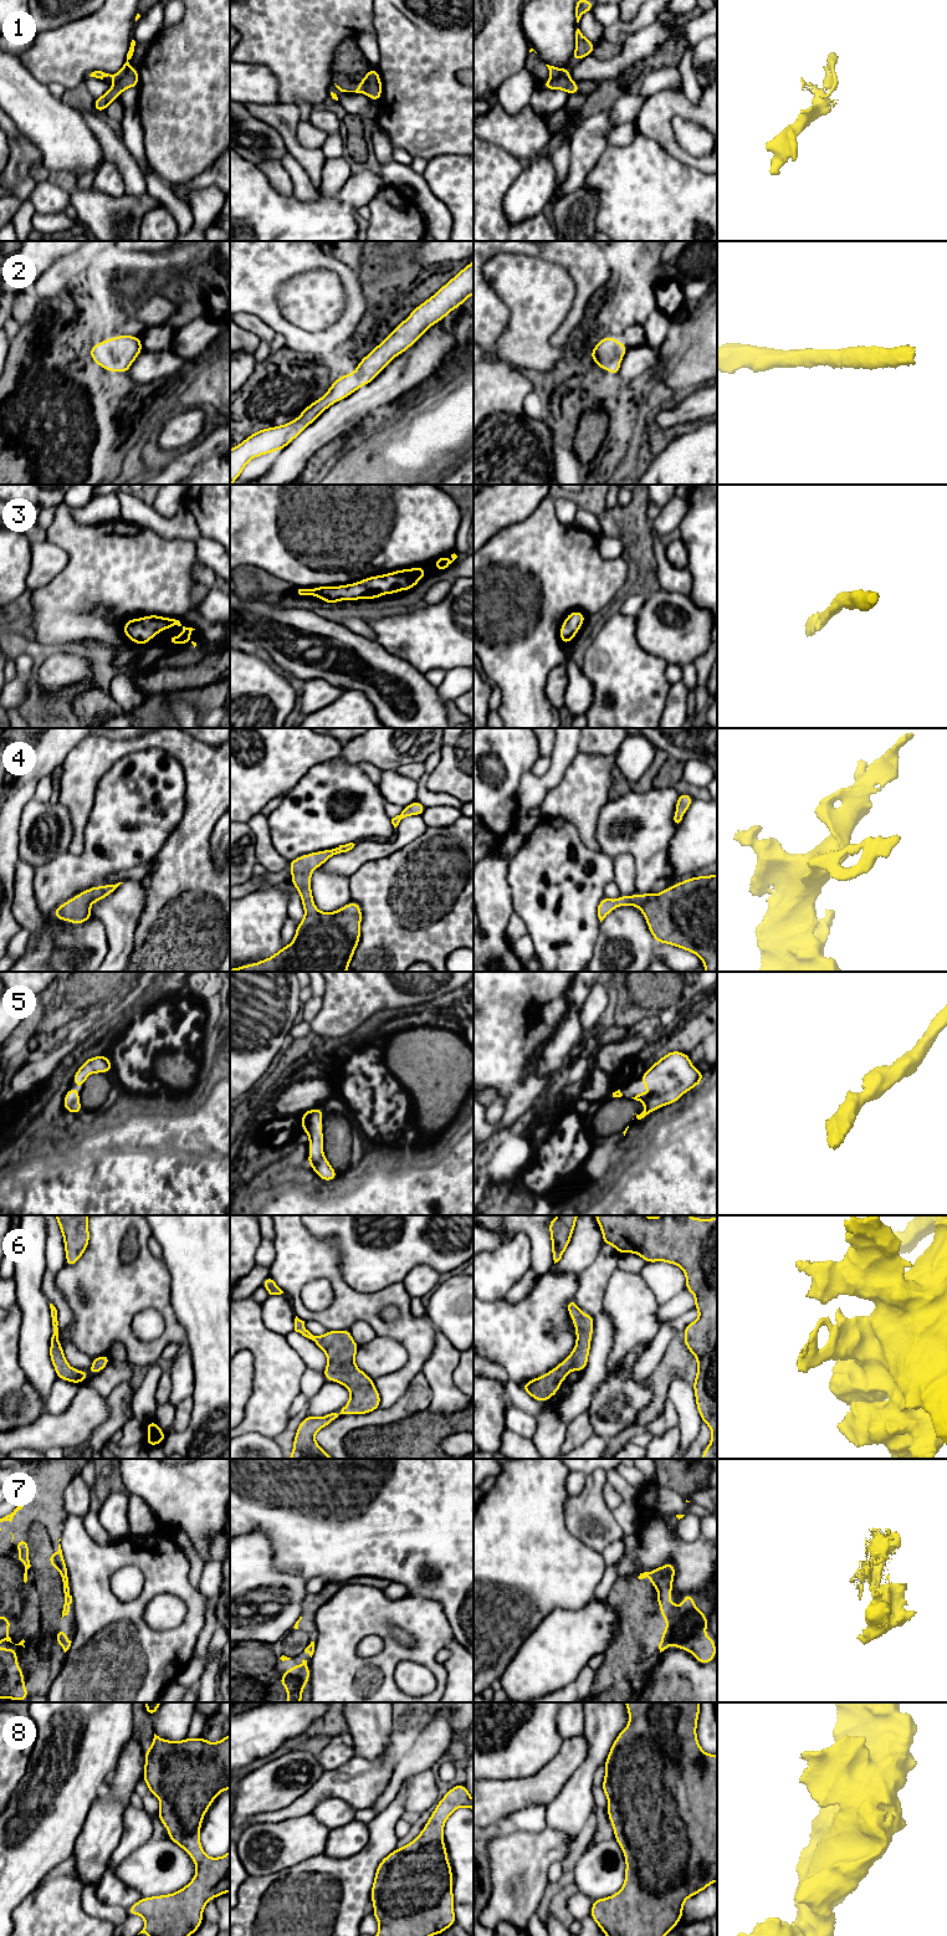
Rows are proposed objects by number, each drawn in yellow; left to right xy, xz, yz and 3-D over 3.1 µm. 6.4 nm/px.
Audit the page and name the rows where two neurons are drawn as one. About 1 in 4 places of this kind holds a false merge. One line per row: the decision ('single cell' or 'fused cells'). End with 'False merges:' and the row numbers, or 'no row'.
1: fused cells
2: single cell
3: single cell
4: single cell
5: single cell
6: single cell
7: single cell
8: single cell
False merges: 1

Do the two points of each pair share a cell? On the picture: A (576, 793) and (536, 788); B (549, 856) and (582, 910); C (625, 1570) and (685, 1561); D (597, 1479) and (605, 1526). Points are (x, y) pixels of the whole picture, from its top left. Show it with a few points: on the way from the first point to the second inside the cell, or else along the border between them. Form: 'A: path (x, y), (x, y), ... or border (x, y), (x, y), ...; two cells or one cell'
A: border (568, 767), (563, 778), (546, 794), (539, 807); two cells
B: path (553, 870), (568, 896); one cell
C: path (640, 1560), (648, 1555), (670, 1555); one cell
D: path (595, 1490), (595, 1515); one cell

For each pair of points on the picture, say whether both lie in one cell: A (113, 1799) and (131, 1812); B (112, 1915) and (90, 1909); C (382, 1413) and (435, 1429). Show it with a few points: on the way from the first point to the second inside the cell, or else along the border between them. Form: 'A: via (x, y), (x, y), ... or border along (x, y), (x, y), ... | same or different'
A: border along (129, 1803), (123, 1812), (123, 1832), (121, 1835) | different
B: via (107, 1913), (95, 1909) | same
C: border along (426, 1409), (413, 1418) | different

